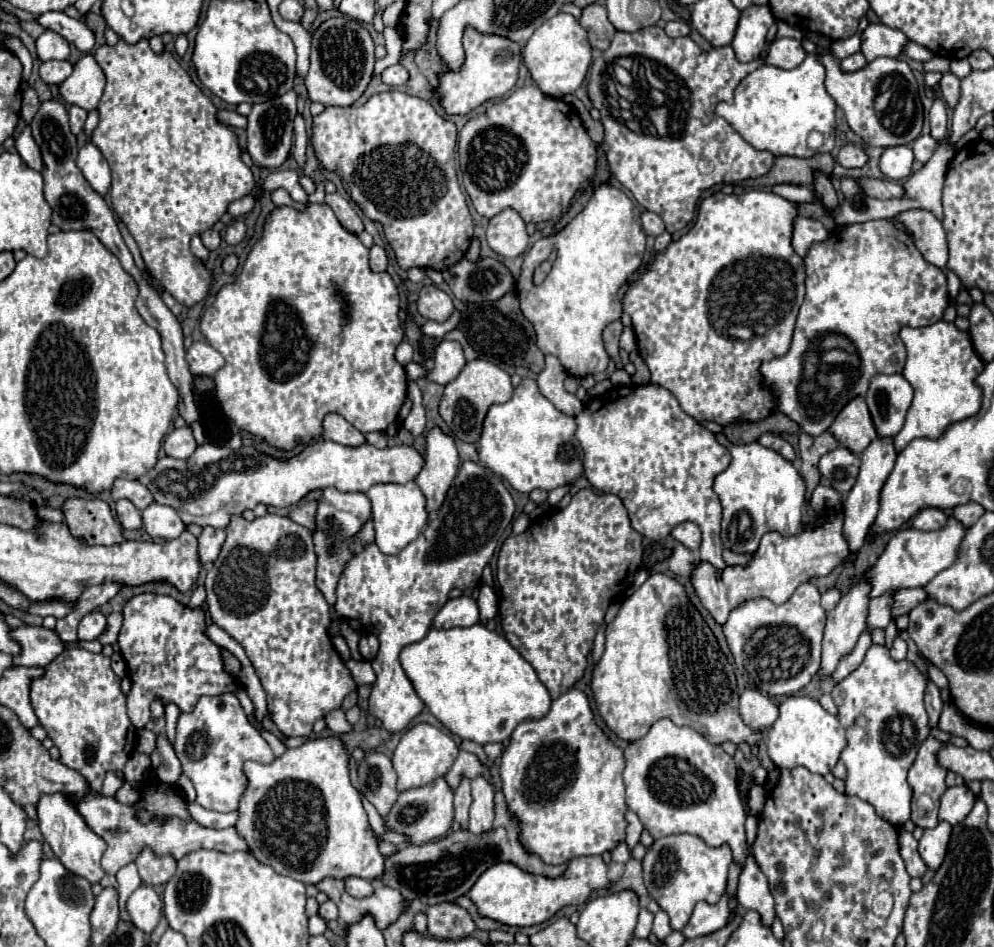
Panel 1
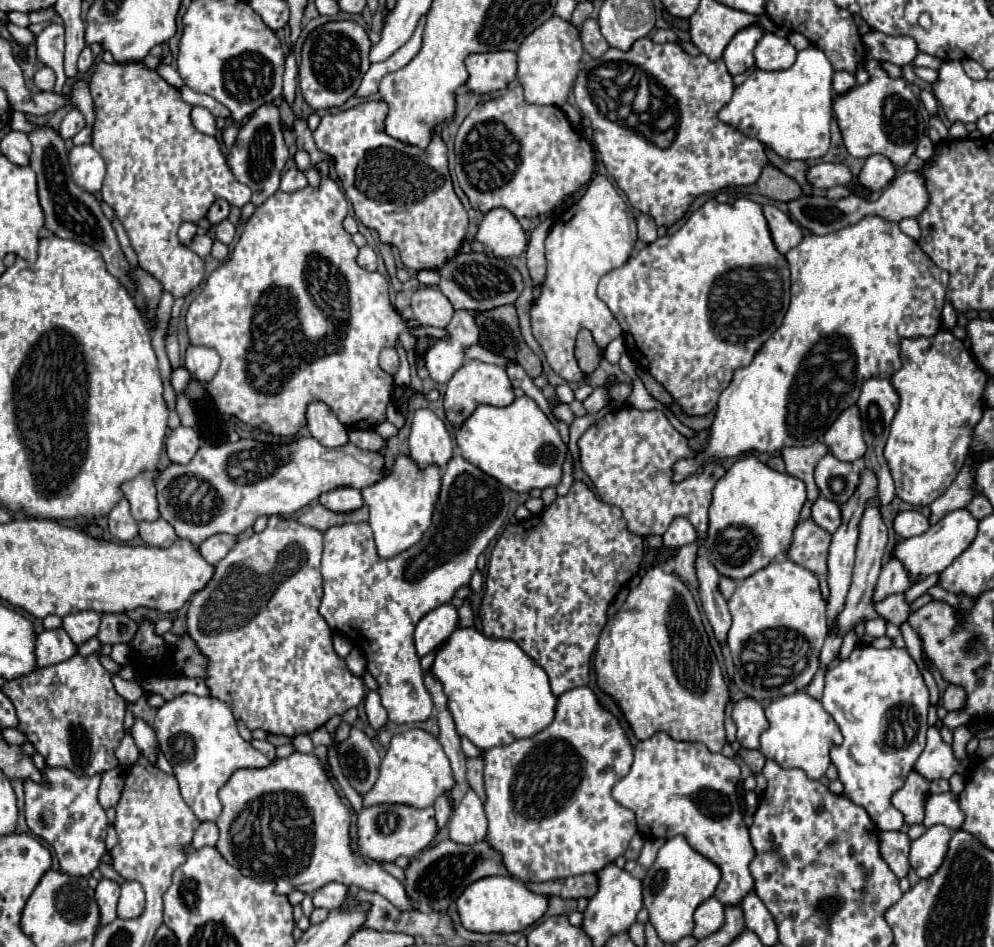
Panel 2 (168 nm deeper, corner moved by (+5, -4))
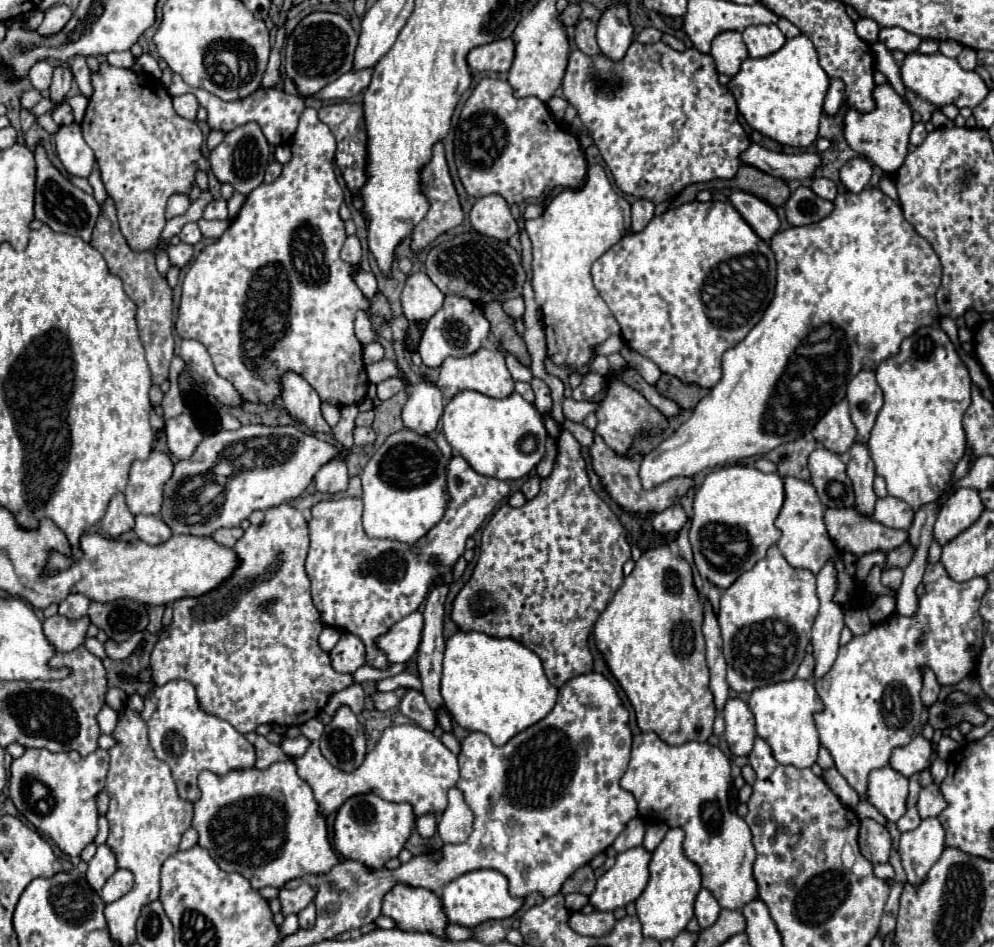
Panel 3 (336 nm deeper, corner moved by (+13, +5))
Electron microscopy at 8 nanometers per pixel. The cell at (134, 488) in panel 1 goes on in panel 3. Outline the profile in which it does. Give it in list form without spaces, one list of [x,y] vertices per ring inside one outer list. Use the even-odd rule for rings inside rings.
[[[152,451],[146,461],[134,461],[126,485],[126,505],[138,515],[158,515],[162,507],[162,485],[172,475],[172,461],[166,453]]]

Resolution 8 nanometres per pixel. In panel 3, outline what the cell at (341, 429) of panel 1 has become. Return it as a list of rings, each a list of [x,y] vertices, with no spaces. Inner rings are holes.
[[[296,373],[282,377],[282,401],[288,413],[304,423],[312,433],[332,433],[332,427],[322,417],[322,401],[318,393]]]

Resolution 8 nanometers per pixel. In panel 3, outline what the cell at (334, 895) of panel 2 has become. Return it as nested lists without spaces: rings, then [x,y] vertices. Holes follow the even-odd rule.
[[[302,883],[298,889],[288,891],[282,889],[280,891],[280,901],[282,901],[282,913],[290,915],[290,913],[300,913],[316,895],[316,889],[310,883]]]

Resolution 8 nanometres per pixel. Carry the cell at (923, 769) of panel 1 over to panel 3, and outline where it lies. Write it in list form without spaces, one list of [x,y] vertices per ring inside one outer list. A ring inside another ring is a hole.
[[[892,767],[872,771],[868,779],[868,801],[886,815],[888,821],[896,823],[906,813],[908,779]]]

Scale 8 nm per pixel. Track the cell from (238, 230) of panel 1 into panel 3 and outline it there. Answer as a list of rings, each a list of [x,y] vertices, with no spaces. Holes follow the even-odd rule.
[[[212,201],[206,205],[204,209],[204,219],[228,219],[228,209],[226,209],[226,201]]]

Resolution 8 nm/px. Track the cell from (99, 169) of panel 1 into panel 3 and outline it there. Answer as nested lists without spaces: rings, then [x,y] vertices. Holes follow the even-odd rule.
[[[78,123],[60,127],[60,131],[56,133],[56,153],[70,175],[90,177],[96,159],[92,149],[82,139]]]

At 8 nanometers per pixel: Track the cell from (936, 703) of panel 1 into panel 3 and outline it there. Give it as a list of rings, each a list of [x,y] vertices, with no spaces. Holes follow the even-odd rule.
[[[918,735],[908,745],[896,747],[892,751],[890,767],[900,771],[902,775],[910,777],[914,773],[920,773],[922,769],[928,769],[932,765],[932,757],[934,757],[932,743],[928,739],[924,739],[922,735]]]

